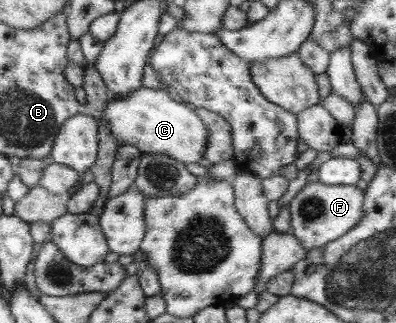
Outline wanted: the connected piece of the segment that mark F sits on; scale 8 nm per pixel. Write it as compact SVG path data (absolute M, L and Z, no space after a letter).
M311 182L296 194L290 201L291 229L290 234L299 238L303 249L311 252L326 247L332 241L343 237L356 226L364 215L364 190L351 185L324 185L324 182Z

